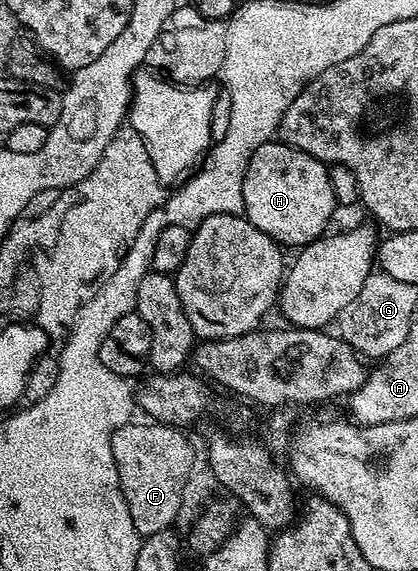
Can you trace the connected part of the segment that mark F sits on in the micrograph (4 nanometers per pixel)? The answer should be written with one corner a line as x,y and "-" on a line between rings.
130,423
116,429
111,435
111,455
115,455
115,467
119,471
127,511
131,511
131,523
135,523
135,531
142,538
147,538
174,524
195,448
181,434
184,432
180,428
160,423
137,424

